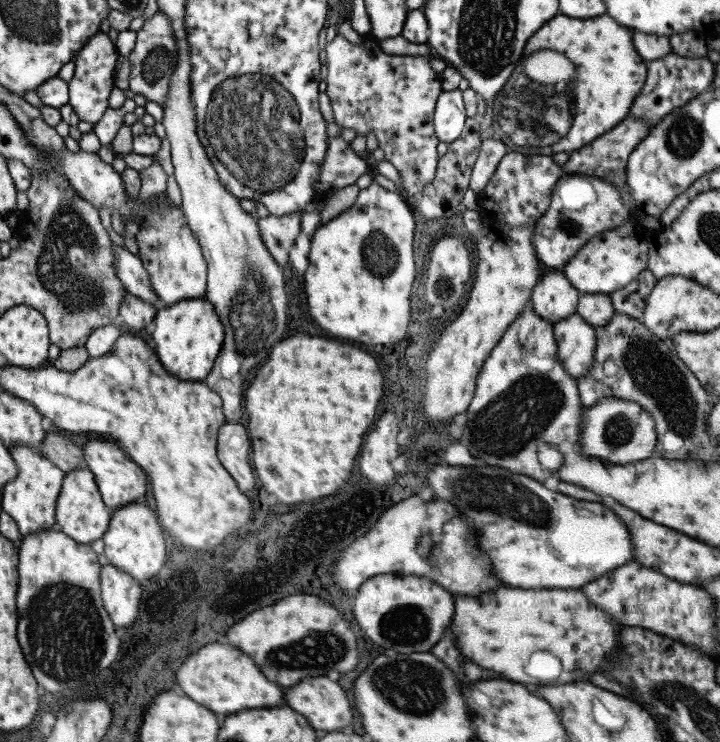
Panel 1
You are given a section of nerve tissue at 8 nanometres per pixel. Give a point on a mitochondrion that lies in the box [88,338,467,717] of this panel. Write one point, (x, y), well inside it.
(317, 650)

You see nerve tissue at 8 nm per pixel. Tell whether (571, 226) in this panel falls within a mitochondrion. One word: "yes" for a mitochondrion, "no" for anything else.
yes

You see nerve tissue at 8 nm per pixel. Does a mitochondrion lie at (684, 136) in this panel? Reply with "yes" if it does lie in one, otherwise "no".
yes

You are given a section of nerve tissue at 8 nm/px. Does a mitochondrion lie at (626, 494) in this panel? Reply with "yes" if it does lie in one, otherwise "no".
no

